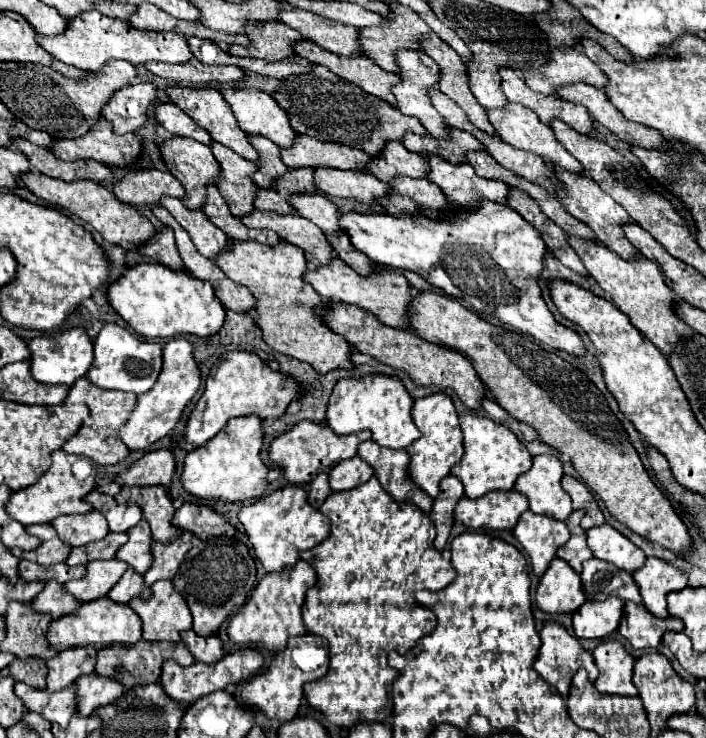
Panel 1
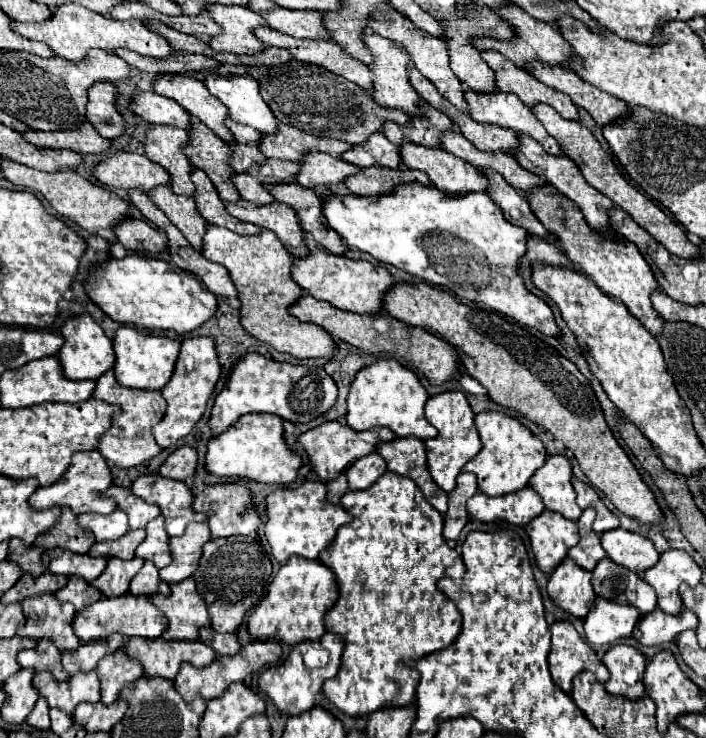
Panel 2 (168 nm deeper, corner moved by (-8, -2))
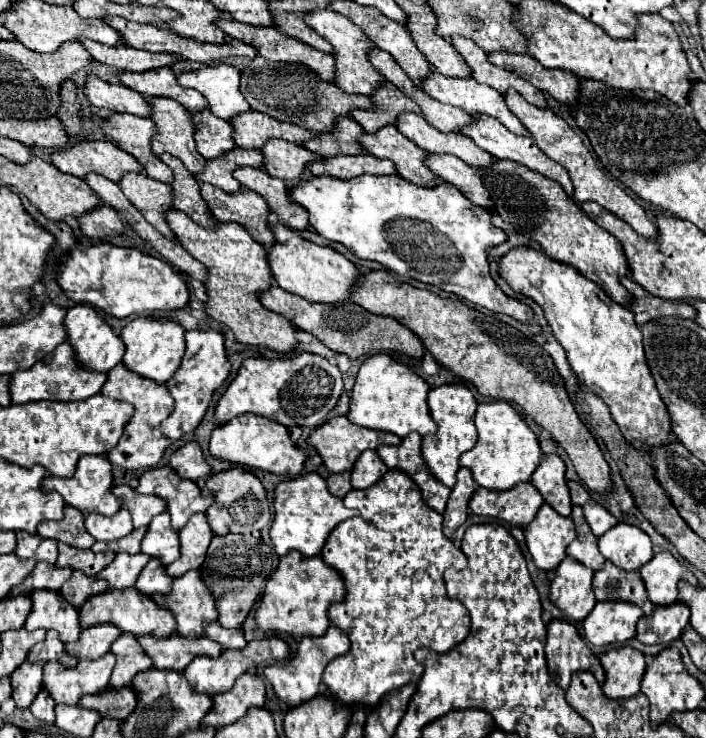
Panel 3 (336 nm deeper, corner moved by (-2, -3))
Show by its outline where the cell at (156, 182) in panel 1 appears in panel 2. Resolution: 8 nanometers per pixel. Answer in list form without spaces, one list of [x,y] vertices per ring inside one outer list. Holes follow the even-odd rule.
[[[125,150],[115,152],[107,156],[103,162],[99,162],[93,168],[93,176],[101,184],[119,190],[135,188],[141,192],[149,192],[155,186],[169,184],[169,174],[163,166],[151,162],[143,154],[125,152]]]

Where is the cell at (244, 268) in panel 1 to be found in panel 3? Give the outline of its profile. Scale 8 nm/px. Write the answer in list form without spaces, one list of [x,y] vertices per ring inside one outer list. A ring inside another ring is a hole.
[[[169,211],[167,221],[173,233],[177,233],[179,243],[209,269],[209,279],[205,283],[209,295],[207,313],[215,321],[227,325],[239,343],[269,347],[277,353],[291,353],[297,345],[297,327],[285,317],[265,309],[259,301],[259,295],[273,285],[273,273],[263,245],[237,223],[219,223],[217,231],[207,231],[181,211]]]

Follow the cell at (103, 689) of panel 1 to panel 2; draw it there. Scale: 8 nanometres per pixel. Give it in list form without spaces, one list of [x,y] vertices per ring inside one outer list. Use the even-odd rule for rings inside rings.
[[[121,646],[99,662],[97,674],[101,678],[101,700],[111,704],[119,698],[123,684],[135,682],[143,676],[143,668],[139,668],[139,660],[127,660],[127,652],[123,652]]]

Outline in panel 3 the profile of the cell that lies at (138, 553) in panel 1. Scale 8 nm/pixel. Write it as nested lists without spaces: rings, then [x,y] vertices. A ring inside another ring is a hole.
[[[167,511],[153,517],[149,523],[149,529],[141,541],[141,553],[159,559],[161,565],[169,565],[179,559],[179,537],[171,529]]]

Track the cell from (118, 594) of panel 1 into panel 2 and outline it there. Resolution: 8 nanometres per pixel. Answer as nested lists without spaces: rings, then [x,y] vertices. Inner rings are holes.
[[[145,562],[145,566],[133,578],[129,592],[133,596],[143,596],[143,594],[157,594],[158,588],[158,593],[168,595],[170,592],[169,585],[163,581],[160,584],[159,582],[161,582],[161,578],[159,578],[159,570],[155,568],[155,564]]]

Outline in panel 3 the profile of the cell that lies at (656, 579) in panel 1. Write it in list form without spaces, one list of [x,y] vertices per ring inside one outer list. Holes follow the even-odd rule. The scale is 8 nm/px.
[[[669,551],[653,555],[653,559],[645,563],[639,573],[647,587],[649,599],[657,607],[673,605],[673,601],[677,601],[677,583],[689,577],[687,569]]]

